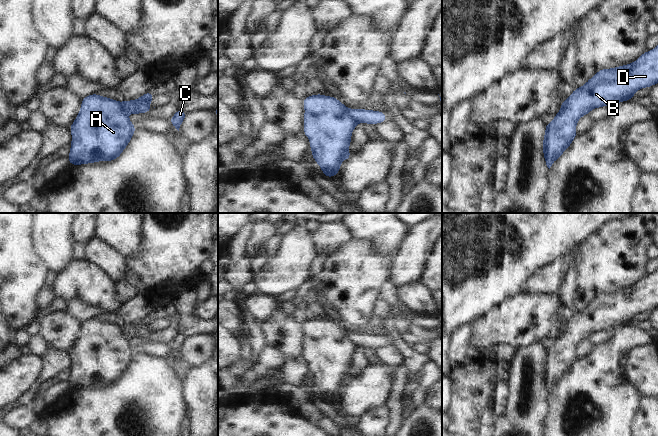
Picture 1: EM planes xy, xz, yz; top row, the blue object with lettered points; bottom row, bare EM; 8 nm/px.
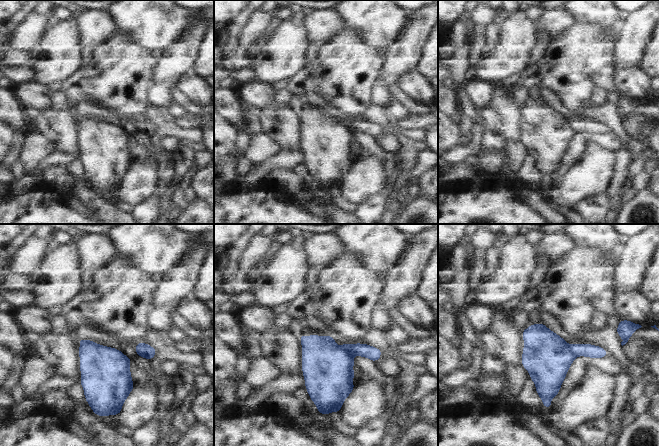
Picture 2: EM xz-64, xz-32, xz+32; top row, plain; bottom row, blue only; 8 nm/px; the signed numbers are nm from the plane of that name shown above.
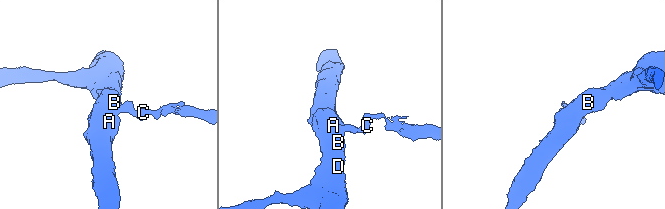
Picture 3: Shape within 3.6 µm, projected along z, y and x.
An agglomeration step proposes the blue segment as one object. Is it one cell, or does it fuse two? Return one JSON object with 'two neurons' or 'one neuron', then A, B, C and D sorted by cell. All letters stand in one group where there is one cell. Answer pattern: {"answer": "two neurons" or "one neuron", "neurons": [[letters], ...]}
{"answer": "two neurons", "neurons": [["A", "B", "D"], ["C"]]}

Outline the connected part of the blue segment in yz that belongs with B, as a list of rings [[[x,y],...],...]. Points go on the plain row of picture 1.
[[[658,270],[644,276],[635,286],[611,293],[599,294],[582,311],[574,313],[567,322],[567,330],[561,329],[560,335],[555,338],[552,346],[545,349],[543,363],[543,378],[547,391],[550,393],[553,386],[560,382],[577,360],[576,349],[580,341],[588,339],[592,333],[616,329],[619,326],[631,324],[636,315],[658,308]]]

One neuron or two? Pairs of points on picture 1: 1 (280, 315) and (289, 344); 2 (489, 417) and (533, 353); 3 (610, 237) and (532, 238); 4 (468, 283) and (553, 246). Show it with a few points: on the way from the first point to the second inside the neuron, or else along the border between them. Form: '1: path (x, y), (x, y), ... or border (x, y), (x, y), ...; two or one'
1: path (281, 322), (282, 330), (288, 337); one
2: border (498, 417), (494, 425); two
3: border (605, 223), (582, 242); two
4: path (489, 275), (511, 259), (520, 259), (532, 247); one

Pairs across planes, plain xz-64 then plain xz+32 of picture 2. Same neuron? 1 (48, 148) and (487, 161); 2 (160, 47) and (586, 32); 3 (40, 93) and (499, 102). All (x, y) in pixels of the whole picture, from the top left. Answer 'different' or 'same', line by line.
1: different
2: different
3: different

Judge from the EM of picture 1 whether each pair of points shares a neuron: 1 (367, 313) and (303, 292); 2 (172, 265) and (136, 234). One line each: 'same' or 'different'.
1: same
2: different

